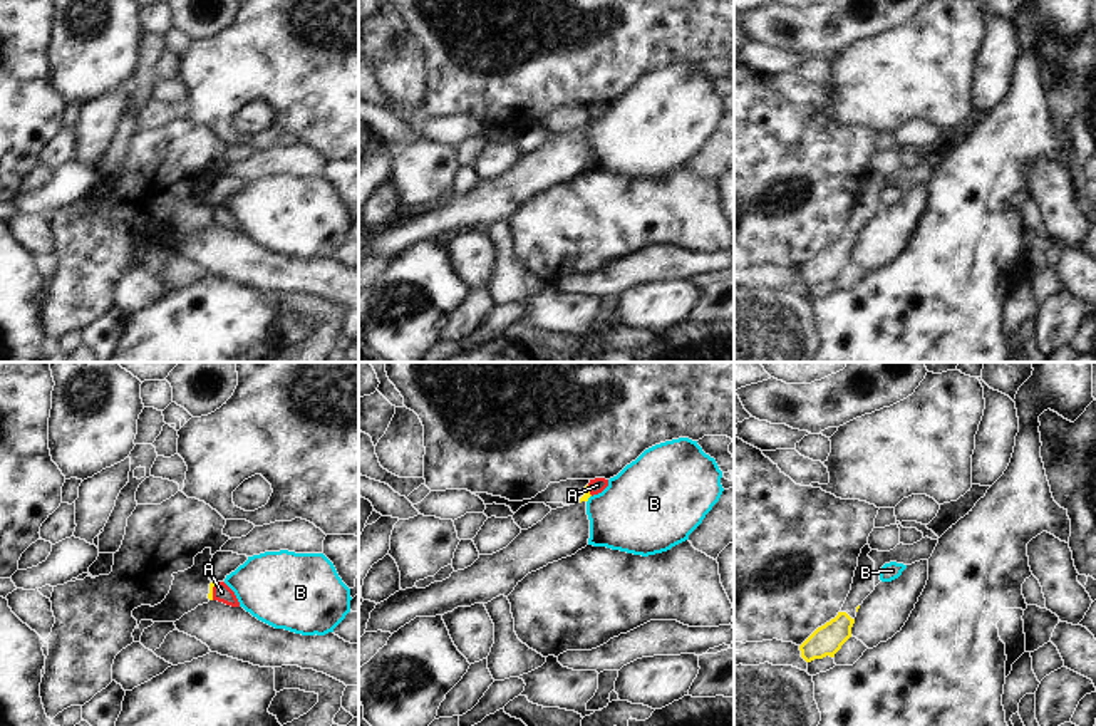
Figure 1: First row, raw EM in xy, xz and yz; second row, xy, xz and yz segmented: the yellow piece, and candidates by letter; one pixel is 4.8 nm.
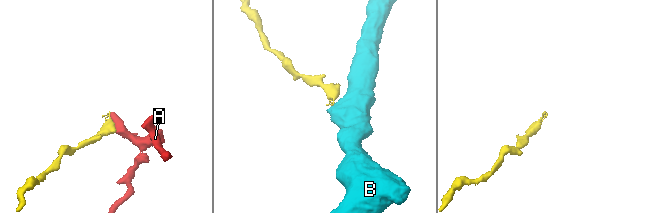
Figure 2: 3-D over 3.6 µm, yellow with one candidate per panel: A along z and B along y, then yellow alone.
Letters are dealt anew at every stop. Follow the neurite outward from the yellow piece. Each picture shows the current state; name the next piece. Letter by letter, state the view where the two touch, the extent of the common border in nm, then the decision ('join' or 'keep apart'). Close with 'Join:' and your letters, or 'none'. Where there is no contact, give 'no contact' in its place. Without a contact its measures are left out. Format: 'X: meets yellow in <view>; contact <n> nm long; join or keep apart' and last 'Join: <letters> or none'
A: meets yellow in xy; contact 80 nm long; keep apart
B: meets yellow in xz; contact 40 nm long; keep apart
Join: none

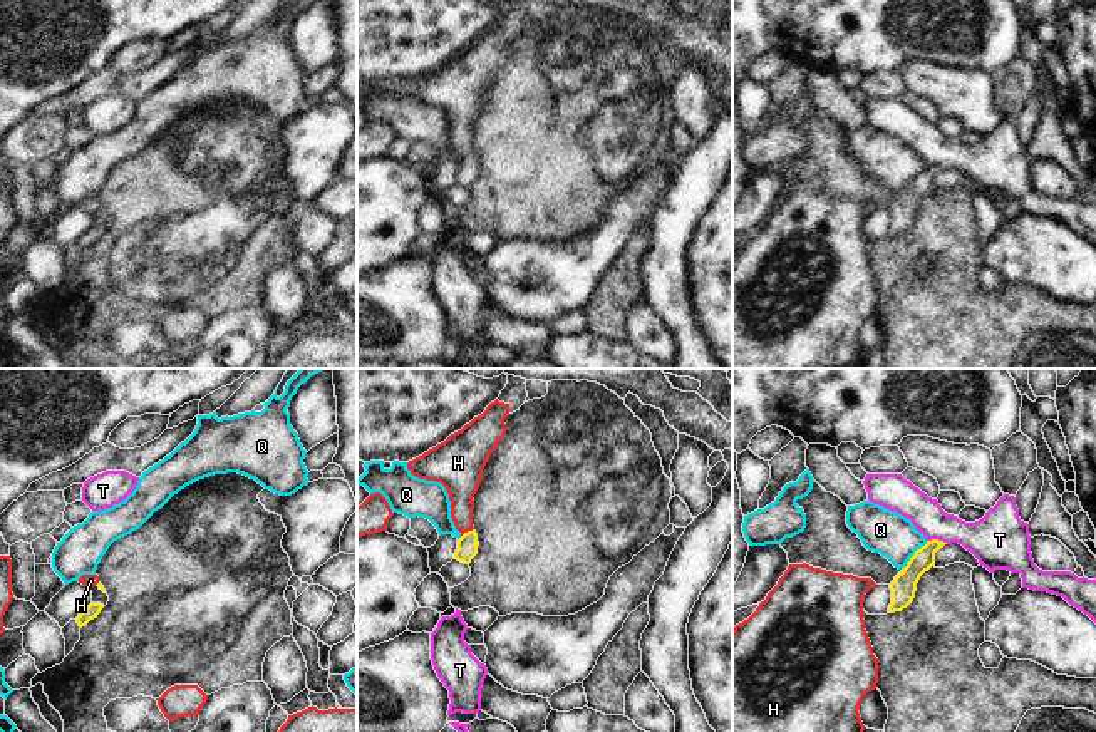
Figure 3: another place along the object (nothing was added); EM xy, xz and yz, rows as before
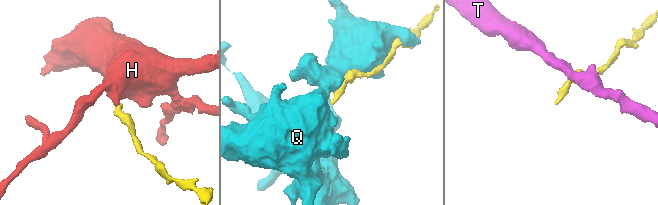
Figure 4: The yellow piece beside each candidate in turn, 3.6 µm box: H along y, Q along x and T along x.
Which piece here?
H: meets yellow in xz; contact 80 nm long; join
Q: meets yellow in yz; contact 180 nm long; keep apart
T: meets yellow in yz; contact 110 nm long; keep apart
Join: H

